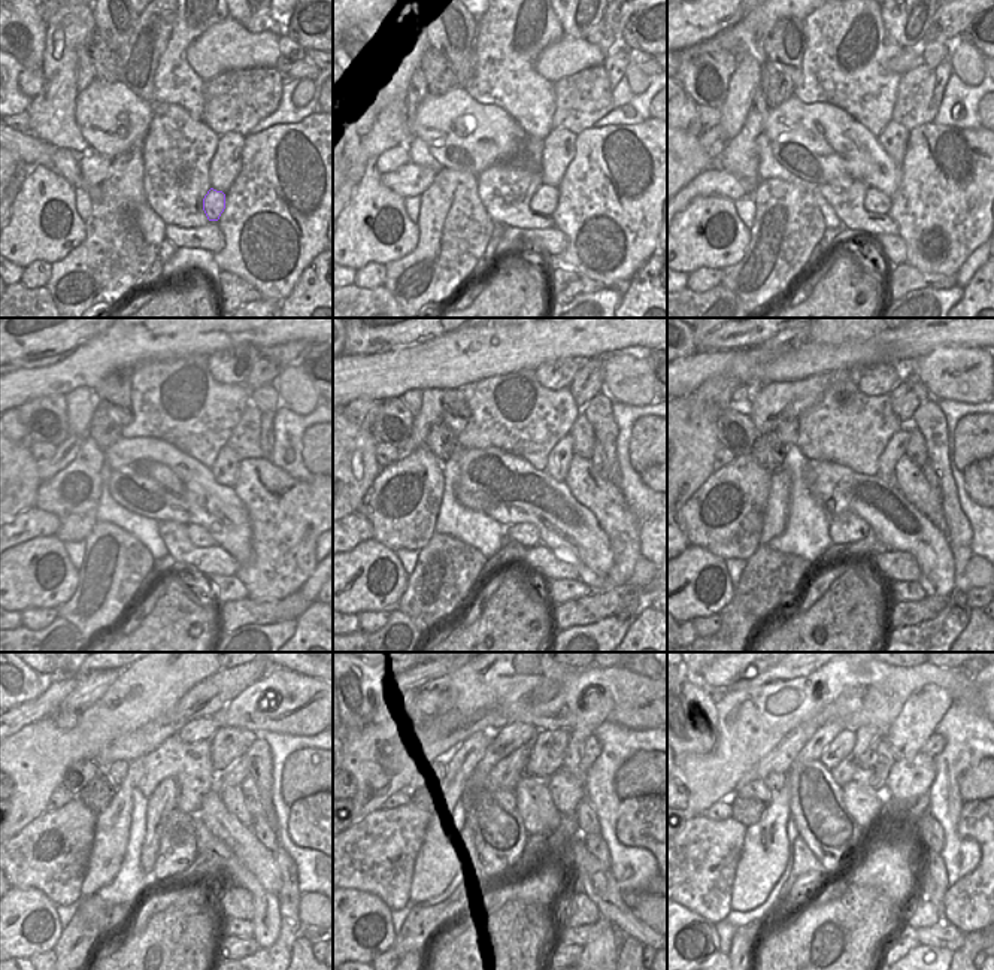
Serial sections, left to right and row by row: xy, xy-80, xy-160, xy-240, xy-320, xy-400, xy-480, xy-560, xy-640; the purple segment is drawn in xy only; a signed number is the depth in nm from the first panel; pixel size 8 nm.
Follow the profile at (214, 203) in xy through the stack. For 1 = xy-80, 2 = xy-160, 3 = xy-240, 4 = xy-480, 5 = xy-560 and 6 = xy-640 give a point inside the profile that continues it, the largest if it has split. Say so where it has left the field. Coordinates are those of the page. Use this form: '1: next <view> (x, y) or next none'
1: next xy-80 (545, 200)
2: next xy-160 (875, 200)
3: next xy-240 (200, 537)
4: next xy-480 (178, 851)
5: next xy-560 (494, 814)
6: next xy-640 (817, 800)

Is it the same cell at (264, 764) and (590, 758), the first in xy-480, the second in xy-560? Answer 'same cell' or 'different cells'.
same cell

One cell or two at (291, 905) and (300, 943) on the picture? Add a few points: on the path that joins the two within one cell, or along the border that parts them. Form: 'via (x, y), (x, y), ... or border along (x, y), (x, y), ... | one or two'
border along (300, 934), (293, 943), (290, 954) | two

